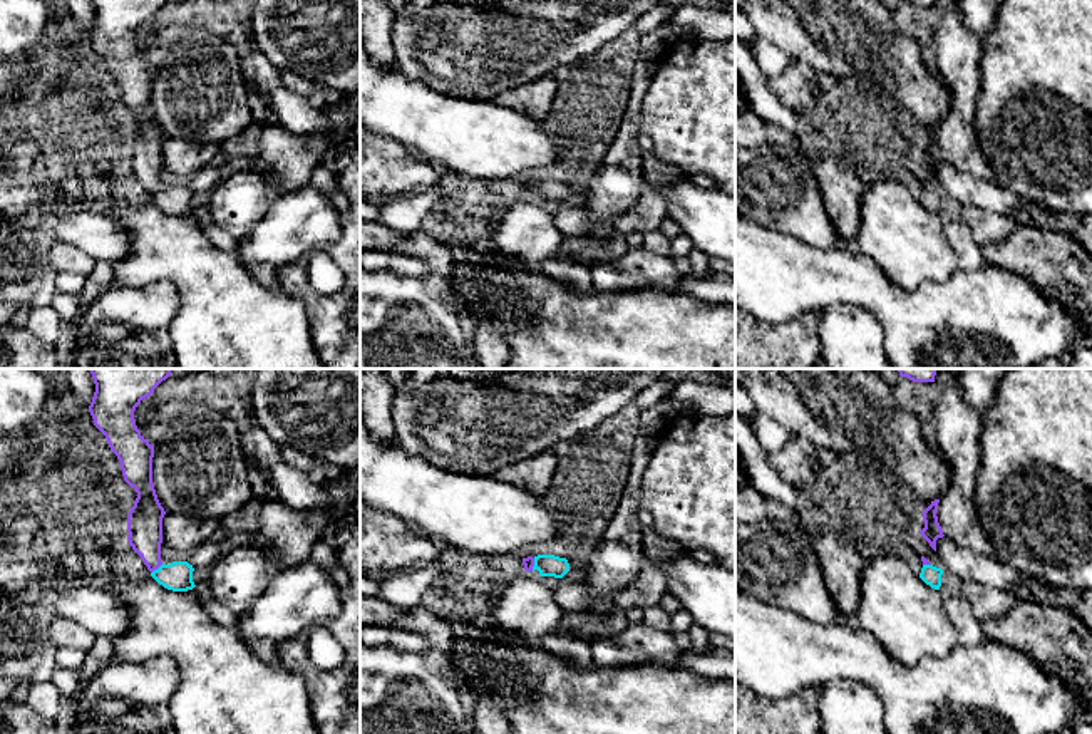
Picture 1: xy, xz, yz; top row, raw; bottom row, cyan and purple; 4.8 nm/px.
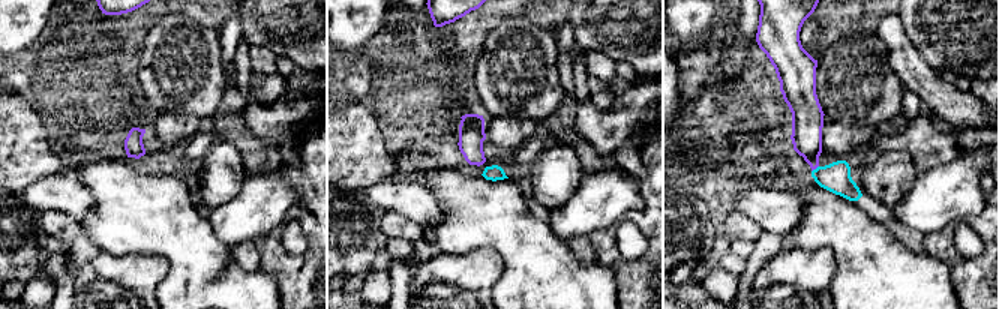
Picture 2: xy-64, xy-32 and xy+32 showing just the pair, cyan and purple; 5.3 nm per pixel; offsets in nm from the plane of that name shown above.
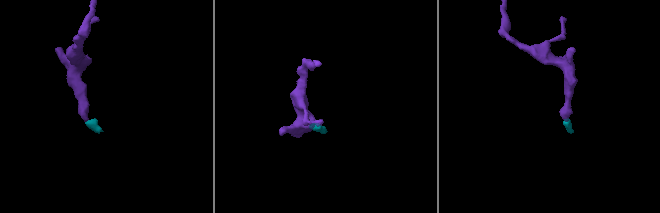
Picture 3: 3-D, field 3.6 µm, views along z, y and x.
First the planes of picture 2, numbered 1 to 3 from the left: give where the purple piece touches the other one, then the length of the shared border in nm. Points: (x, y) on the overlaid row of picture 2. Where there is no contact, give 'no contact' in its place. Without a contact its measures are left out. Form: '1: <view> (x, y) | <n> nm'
1: no contact
2: no contact
3: xy+32 (816, 168) | 50 nm

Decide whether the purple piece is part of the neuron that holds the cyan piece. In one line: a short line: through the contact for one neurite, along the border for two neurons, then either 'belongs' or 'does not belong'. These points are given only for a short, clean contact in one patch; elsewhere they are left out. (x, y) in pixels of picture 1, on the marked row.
line xy (178, 575), (164, 575), (158, 568), (146, 543), (144, 522); belongs

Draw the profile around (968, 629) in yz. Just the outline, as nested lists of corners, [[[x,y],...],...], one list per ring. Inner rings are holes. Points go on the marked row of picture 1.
[[[946,597],[943,608],[950,618],[958,645],[980,645],[986,640],[983,623],[975,617],[971,605],[963,597]]]

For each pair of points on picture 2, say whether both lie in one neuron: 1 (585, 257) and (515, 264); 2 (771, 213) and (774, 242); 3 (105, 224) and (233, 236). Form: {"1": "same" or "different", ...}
{"1": "different", "2": "different", "3": "different"}

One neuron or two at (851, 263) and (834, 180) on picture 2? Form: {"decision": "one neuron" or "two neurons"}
{"decision": "two neurons"}

